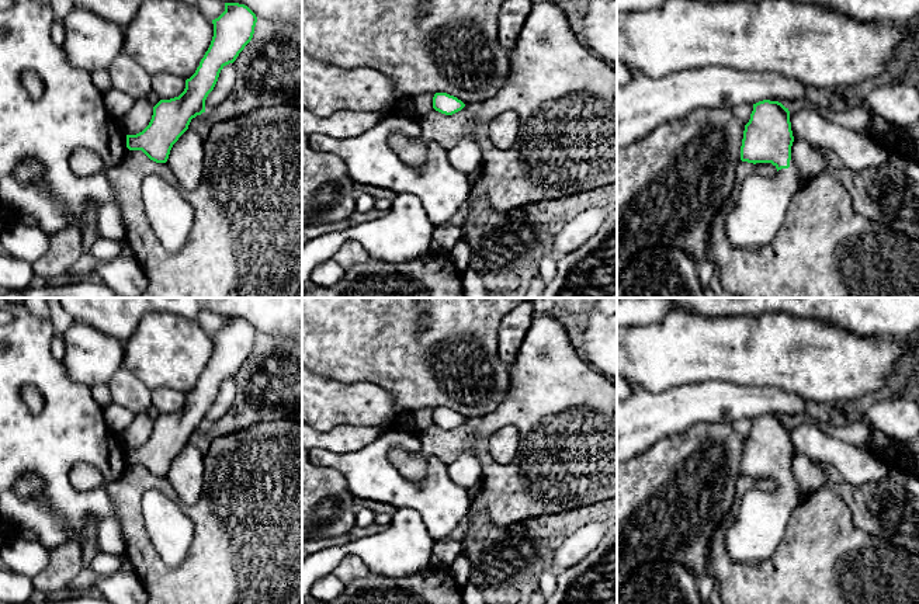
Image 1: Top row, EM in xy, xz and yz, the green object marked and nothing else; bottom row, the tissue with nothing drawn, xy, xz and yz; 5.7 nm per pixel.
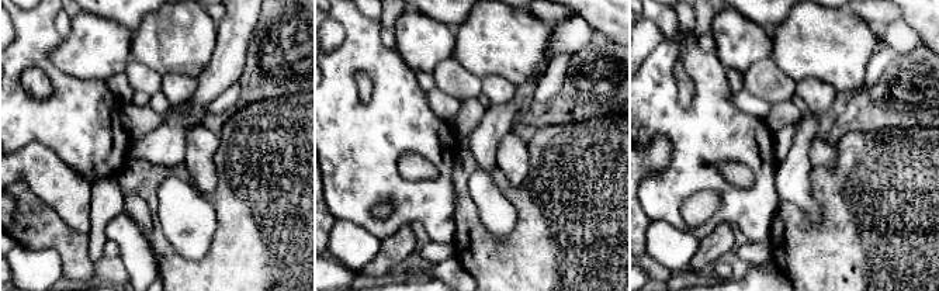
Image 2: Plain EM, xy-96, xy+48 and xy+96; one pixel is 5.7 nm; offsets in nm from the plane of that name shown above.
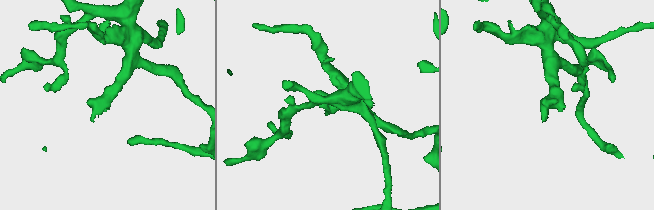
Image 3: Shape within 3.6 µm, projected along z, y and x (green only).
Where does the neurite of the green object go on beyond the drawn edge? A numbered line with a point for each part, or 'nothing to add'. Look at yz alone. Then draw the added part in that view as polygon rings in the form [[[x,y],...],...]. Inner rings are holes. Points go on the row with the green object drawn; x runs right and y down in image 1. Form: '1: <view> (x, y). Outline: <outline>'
1: yz (762, 204). Outline: [[[794,160],[771,178],[742,183],[735,209],[725,215],[725,235],[734,249],[756,250],[773,242],[791,199],[807,177]]]

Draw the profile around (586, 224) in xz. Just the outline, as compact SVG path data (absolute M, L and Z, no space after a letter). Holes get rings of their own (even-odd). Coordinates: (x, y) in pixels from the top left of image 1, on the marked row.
M590 208L580 212L556 235L552 256L558 258L580 247L599 232L611 209L613 208Z

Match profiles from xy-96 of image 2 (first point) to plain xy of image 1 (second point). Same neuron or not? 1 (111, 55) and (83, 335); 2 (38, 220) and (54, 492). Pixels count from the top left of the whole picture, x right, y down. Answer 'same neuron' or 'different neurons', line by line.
1: same neuron
2: different neurons

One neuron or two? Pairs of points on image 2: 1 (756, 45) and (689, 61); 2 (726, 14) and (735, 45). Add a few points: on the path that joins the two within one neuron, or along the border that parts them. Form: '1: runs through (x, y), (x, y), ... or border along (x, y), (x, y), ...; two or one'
1: border along (714, 54), (726, 69); two
2: runs through (728, 21), (735, 38); one

